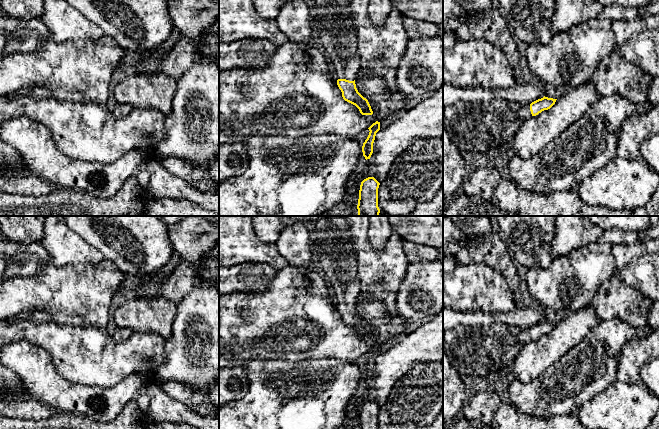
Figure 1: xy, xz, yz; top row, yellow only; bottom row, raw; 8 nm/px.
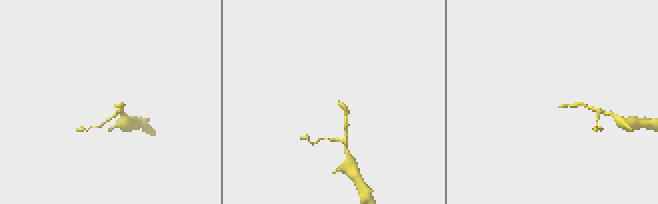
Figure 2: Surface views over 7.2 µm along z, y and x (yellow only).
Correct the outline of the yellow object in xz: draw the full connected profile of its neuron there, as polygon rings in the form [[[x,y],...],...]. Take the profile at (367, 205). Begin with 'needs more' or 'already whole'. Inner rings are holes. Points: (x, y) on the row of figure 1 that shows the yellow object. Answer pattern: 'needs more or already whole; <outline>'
already whole; [[[374,177],[361,182],[358,199],[358,216],[379,216],[378,188],[380,183]]]

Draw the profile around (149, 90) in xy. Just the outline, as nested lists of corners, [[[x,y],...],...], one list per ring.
[[[144,73],[128,76],[113,89],[120,105],[133,108],[155,108],[168,115],[177,90],[174,78],[160,73]]]

